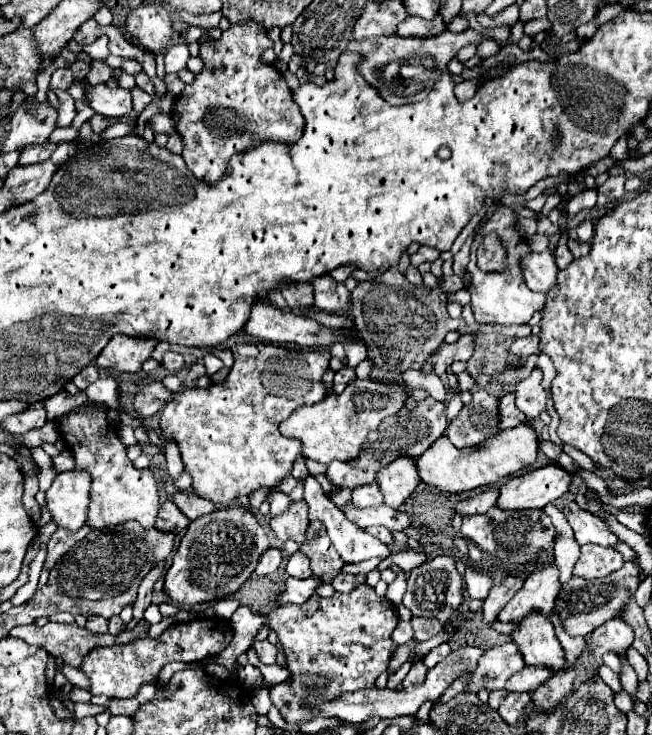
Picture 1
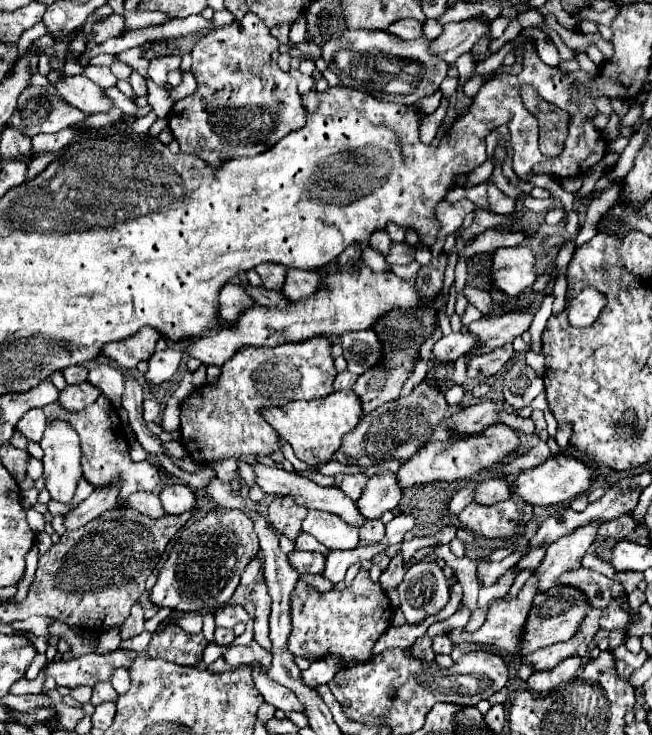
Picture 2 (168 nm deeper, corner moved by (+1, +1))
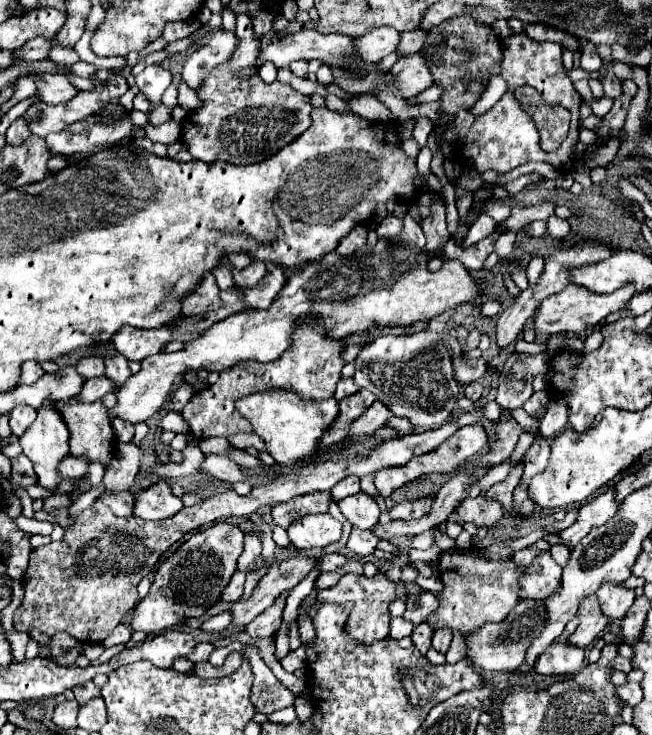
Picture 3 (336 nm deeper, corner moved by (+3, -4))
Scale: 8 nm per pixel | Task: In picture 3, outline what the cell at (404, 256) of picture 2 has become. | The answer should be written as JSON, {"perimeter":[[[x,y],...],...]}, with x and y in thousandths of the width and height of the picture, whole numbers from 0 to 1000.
{"perimeter":[[[598,290],[577,309],[580,322],[607,322],[613,314],[617,314],[617,298],[613,295],[604,295]]]}

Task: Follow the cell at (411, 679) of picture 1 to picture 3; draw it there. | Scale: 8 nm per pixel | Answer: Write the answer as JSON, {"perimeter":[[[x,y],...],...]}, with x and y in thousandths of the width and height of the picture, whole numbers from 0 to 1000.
{"perimeter":[[[644,848],[644,850],[638,850],[635,853],[635,859],[632,859],[632,872],[635,872],[635,878],[641,880],[641,886],[647,888],[647,891],[653,891],[653,886],[660,883],[660,878],[663,878],[663,853],[656,853],[656,848]]]}

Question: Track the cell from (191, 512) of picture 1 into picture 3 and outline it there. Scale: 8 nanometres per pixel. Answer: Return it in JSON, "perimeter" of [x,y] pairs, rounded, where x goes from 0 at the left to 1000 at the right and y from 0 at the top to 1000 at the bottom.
{"perimeter":[[[242,654],[230,660],[227,665],[209,671],[209,684],[206,684],[206,703],[227,706],[227,709],[245,709],[261,701],[270,701],[279,693],[279,682],[264,673],[258,657]]]}

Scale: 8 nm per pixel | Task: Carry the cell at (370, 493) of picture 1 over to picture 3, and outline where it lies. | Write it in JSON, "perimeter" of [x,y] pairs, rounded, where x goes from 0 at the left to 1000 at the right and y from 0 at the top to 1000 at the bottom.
{"perimeter":[[[537,646],[537,649],[525,652],[521,657],[515,657],[506,671],[509,671],[512,682],[521,682],[521,679],[528,679],[528,676],[534,676],[534,673],[549,671],[549,668],[552,668],[552,649]]]}

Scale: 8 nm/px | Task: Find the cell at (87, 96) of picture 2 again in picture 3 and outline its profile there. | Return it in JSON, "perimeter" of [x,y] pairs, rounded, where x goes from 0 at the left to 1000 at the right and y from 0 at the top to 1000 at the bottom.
{"perimeter":[[[64,99],[64,102],[52,102],[55,105],[55,124],[61,129],[61,135],[74,143],[89,143],[89,140],[101,140],[107,137],[120,124],[104,113],[101,102],[77,102],[77,99]]]}

